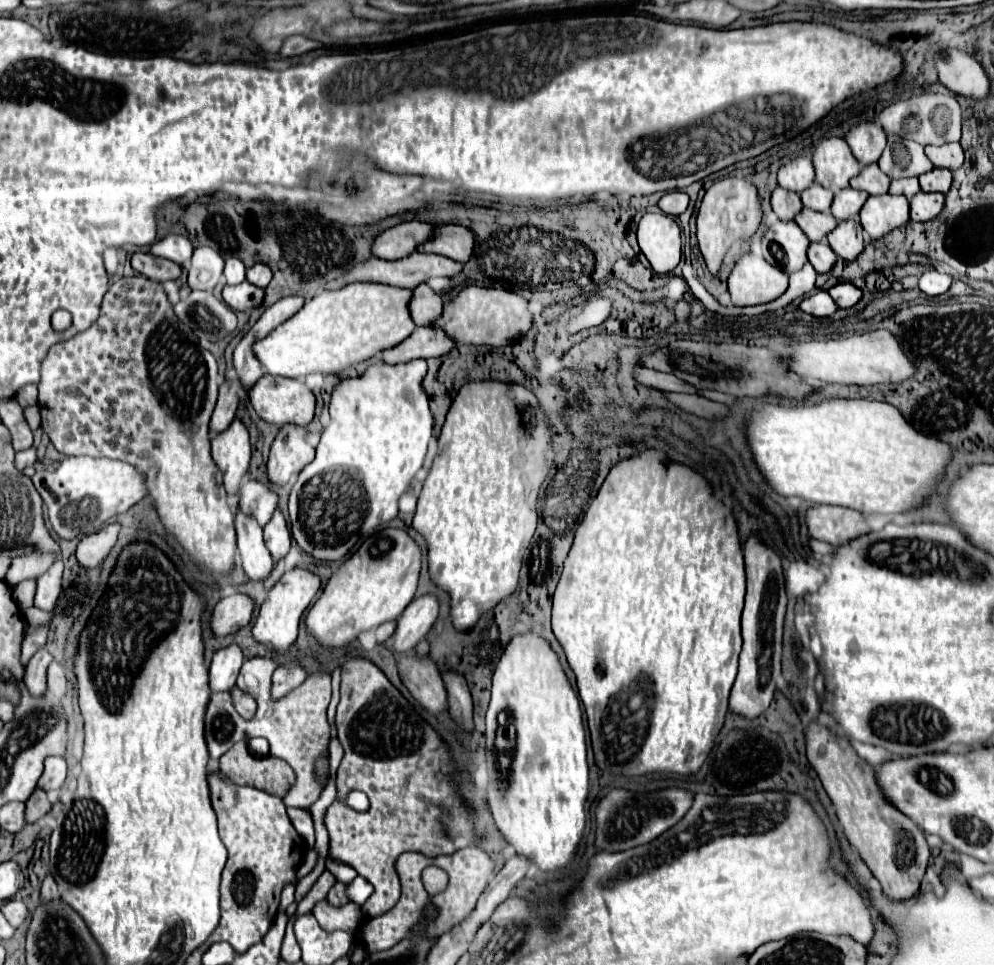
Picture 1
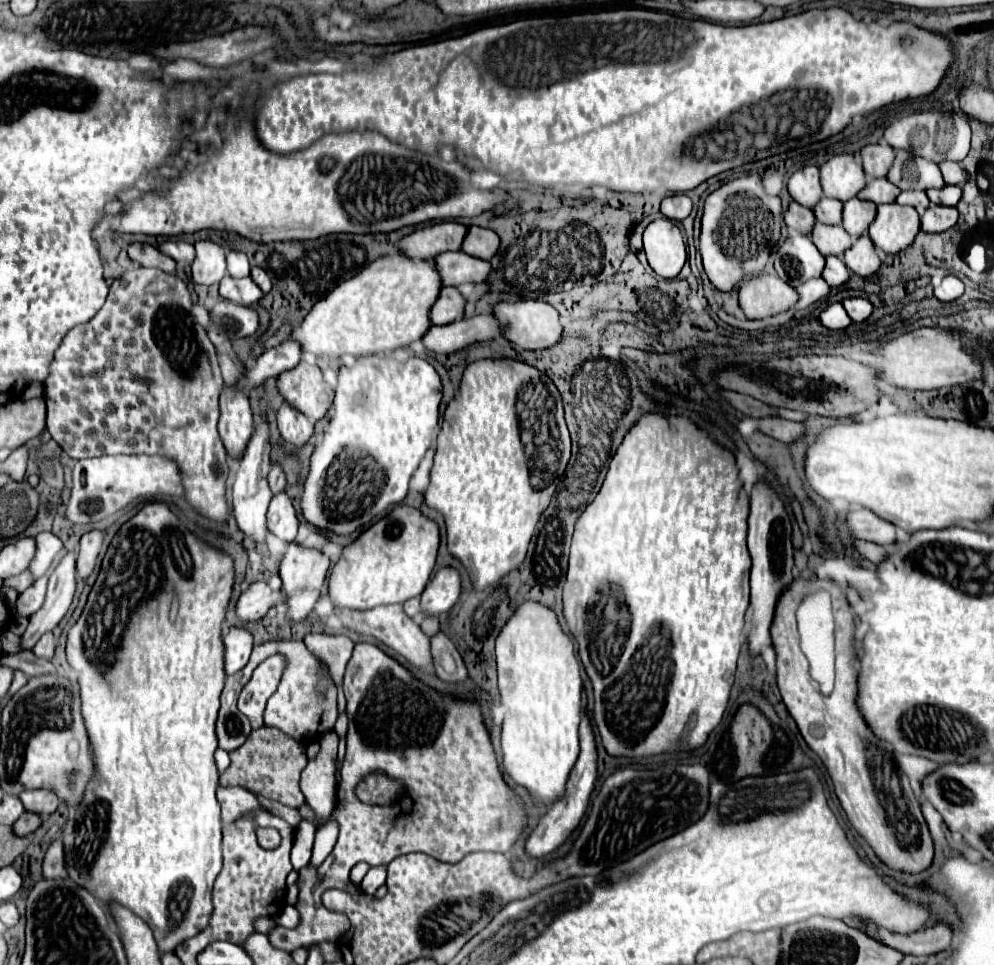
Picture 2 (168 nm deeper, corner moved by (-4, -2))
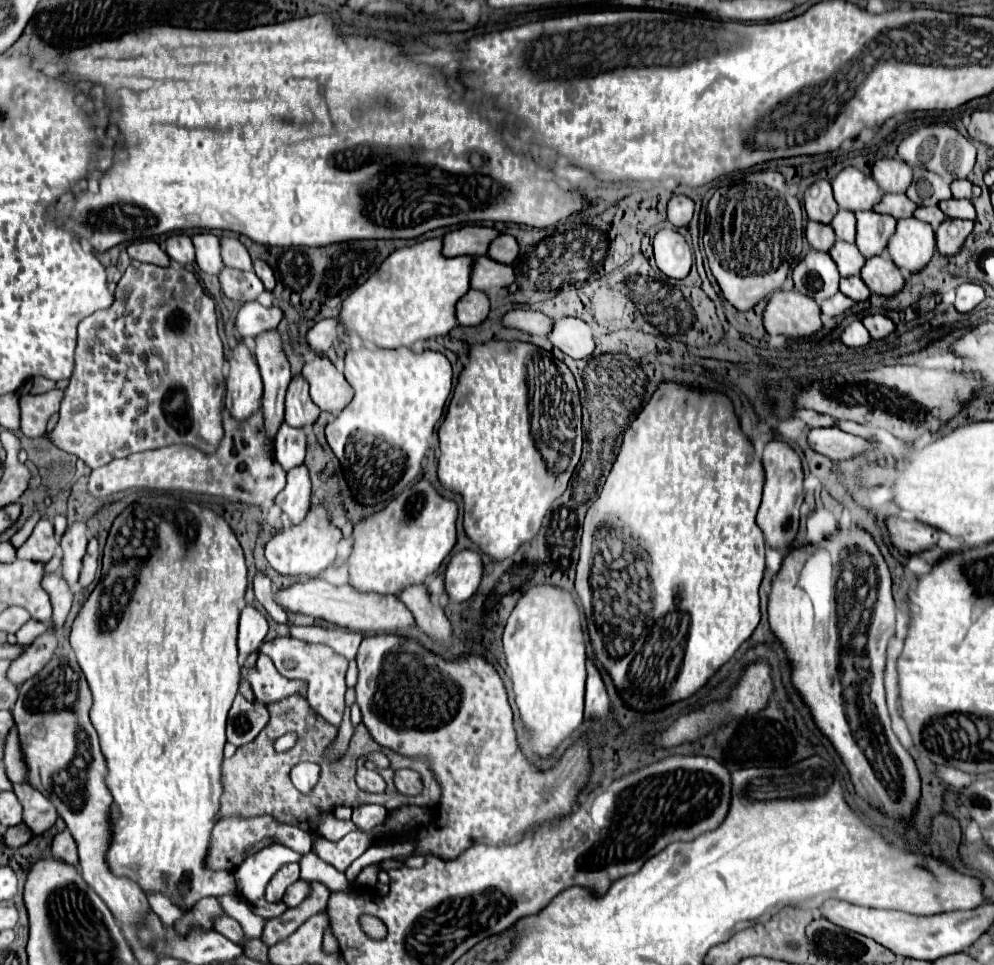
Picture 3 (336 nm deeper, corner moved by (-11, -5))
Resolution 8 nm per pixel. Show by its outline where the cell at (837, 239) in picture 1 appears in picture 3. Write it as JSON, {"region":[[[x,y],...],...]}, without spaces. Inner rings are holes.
{"region":[[[886,254],[868,258],[860,276],[874,294],[886,296],[886,298],[900,294],[906,284],[902,272],[896,268],[896,264]]]}

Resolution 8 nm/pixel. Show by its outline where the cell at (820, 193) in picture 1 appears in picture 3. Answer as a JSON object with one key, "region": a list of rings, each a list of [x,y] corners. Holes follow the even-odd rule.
{"region":[[[840,210],[834,216],[834,220],[832,220],[832,228],[834,228],[838,240],[854,242],[854,238],[856,238],[856,218],[854,218],[854,212]]]}

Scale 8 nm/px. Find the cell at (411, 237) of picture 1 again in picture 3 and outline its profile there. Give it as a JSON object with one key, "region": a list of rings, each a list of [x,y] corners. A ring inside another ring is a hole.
{"region":[[[464,226],[460,230],[452,230],[444,236],[444,256],[480,256],[488,252],[488,246],[500,232],[488,226]]]}

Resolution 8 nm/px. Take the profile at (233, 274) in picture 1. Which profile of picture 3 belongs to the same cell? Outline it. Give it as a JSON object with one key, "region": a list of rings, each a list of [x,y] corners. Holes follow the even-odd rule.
{"region":[[[222,236],[220,238],[220,248],[222,248],[222,260],[224,260],[226,266],[238,268],[238,270],[252,270],[250,254],[238,238]]]}

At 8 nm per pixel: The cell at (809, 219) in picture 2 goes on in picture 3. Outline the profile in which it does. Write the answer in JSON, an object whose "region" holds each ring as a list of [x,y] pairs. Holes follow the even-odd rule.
{"region":[[[812,220],[806,226],[806,238],[808,238],[810,246],[814,250],[820,250],[820,252],[828,252],[836,242],[836,234],[834,234],[832,226],[820,224],[820,222],[812,222]]]}

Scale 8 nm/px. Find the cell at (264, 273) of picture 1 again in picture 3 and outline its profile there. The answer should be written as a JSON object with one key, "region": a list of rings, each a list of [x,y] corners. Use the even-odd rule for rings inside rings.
{"region":[[[254,260],[254,272],[264,282],[264,288],[266,290],[272,290],[274,288],[274,284],[276,284],[274,272],[272,272],[272,268],[264,260]]]}

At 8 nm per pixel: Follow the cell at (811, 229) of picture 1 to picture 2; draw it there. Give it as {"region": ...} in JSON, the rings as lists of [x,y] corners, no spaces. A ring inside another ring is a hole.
{"region":[[[817,221],[813,225],[811,239],[823,255],[837,255],[837,257],[841,257],[843,251],[853,243],[849,233],[841,225],[823,225]]]}

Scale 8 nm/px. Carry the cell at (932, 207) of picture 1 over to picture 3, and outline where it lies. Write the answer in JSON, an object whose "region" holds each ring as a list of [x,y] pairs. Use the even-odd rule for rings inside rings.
{"region":[[[946,218],[940,224],[940,228],[936,230],[938,252],[942,256],[956,256],[962,250],[966,238],[970,236],[972,228],[974,228],[974,222],[970,222],[970,220],[950,220],[950,218]]]}

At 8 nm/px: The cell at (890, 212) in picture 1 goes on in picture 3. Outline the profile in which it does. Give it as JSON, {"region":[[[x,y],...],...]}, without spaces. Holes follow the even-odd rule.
{"region":[[[906,218],[896,226],[896,234],[888,242],[888,254],[894,264],[908,274],[920,272],[928,266],[936,250],[936,238],[932,226]]]}

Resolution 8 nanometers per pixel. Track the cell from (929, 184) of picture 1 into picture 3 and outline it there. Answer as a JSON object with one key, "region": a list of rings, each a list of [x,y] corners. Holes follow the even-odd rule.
{"region":[[[946,200],[938,204],[940,210],[948,216],[948,218],[960,218],[960,220],[974,220],[976,218],[976,210],[972,206],[970,200]]]}

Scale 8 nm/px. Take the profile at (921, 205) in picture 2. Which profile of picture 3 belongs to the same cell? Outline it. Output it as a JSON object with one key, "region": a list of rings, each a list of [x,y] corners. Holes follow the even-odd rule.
{"region":[[[924,206],[924,208],[918,208],[918,210],[914,212],[914,216],[916,216],[918,220],[922,220],[922,222],[928,222],[934,230],[936,230],[936,228],[940,226],[940,222],[946,218],[938,206]]]}

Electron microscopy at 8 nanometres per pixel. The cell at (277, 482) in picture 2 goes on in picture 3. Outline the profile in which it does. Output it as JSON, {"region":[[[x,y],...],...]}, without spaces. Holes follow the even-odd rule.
{"region":[[[282,422],[276,434],[274,452],[276,452],[276,460],[282,464],[284,470],[302,464],[306,456],[306,430]]]}

